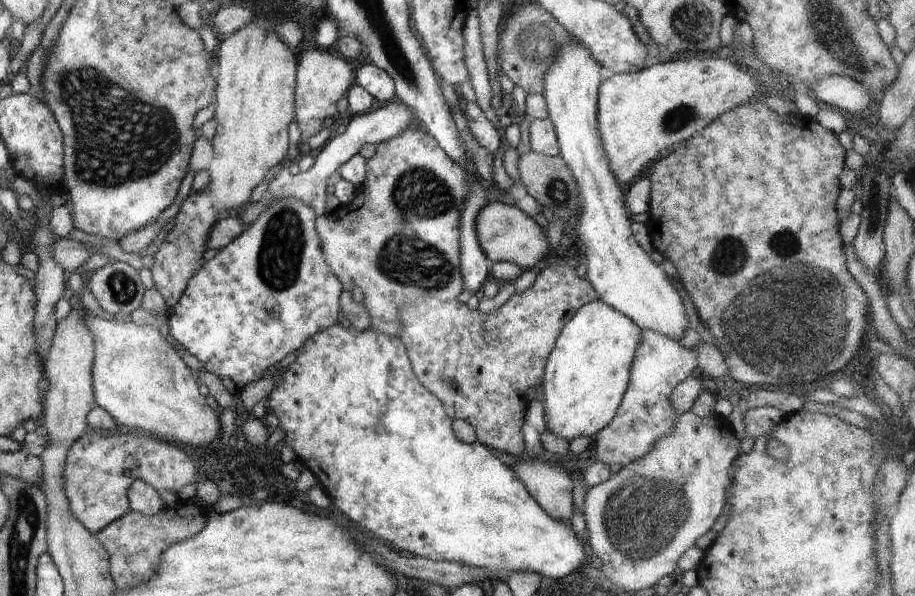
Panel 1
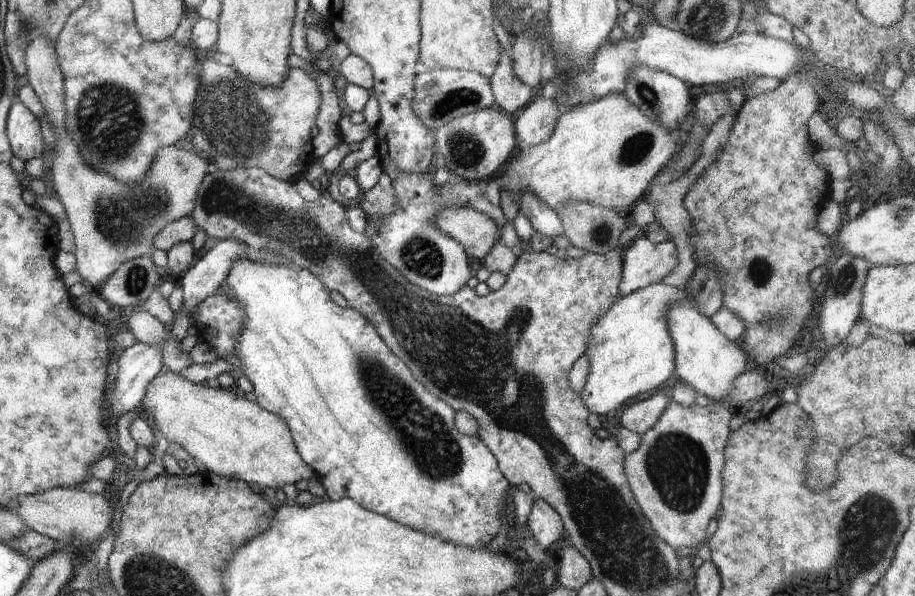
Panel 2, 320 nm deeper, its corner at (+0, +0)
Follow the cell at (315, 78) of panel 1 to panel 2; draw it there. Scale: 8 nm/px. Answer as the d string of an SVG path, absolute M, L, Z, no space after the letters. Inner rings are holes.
M216 54L199 61L198 70L198 90L193 104L190 137L187 139L194 152L204 156L212 169L220 171L256 167L289 183L302 178L315 160L310 130L316 126L321 96L314 76L311 77L299 68L293 68L288 70L281 85L254 84L243 77L230 62Z

